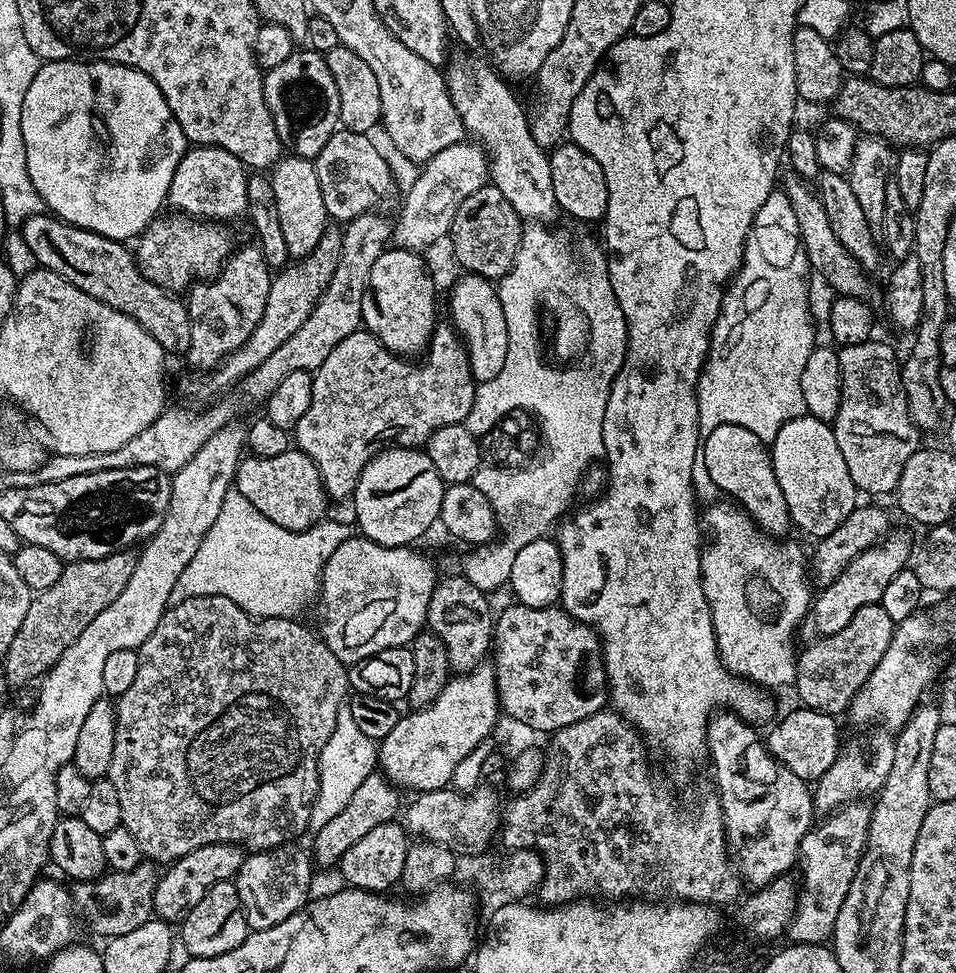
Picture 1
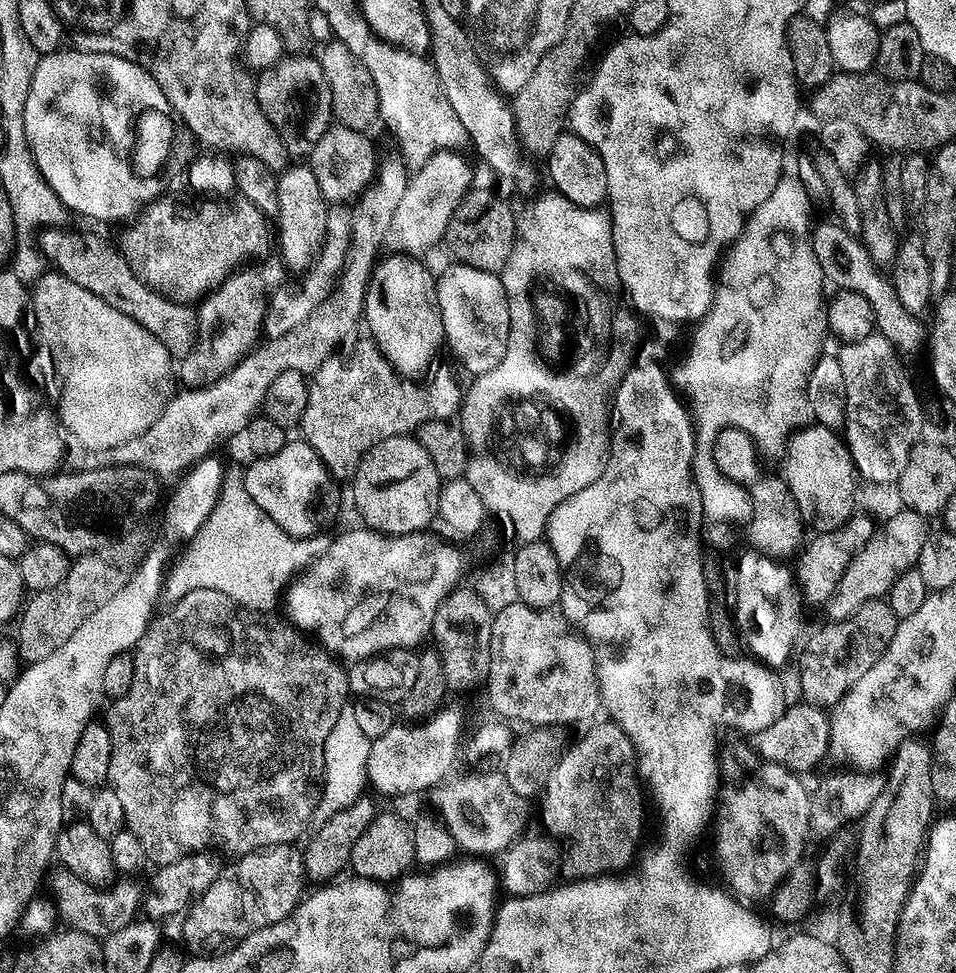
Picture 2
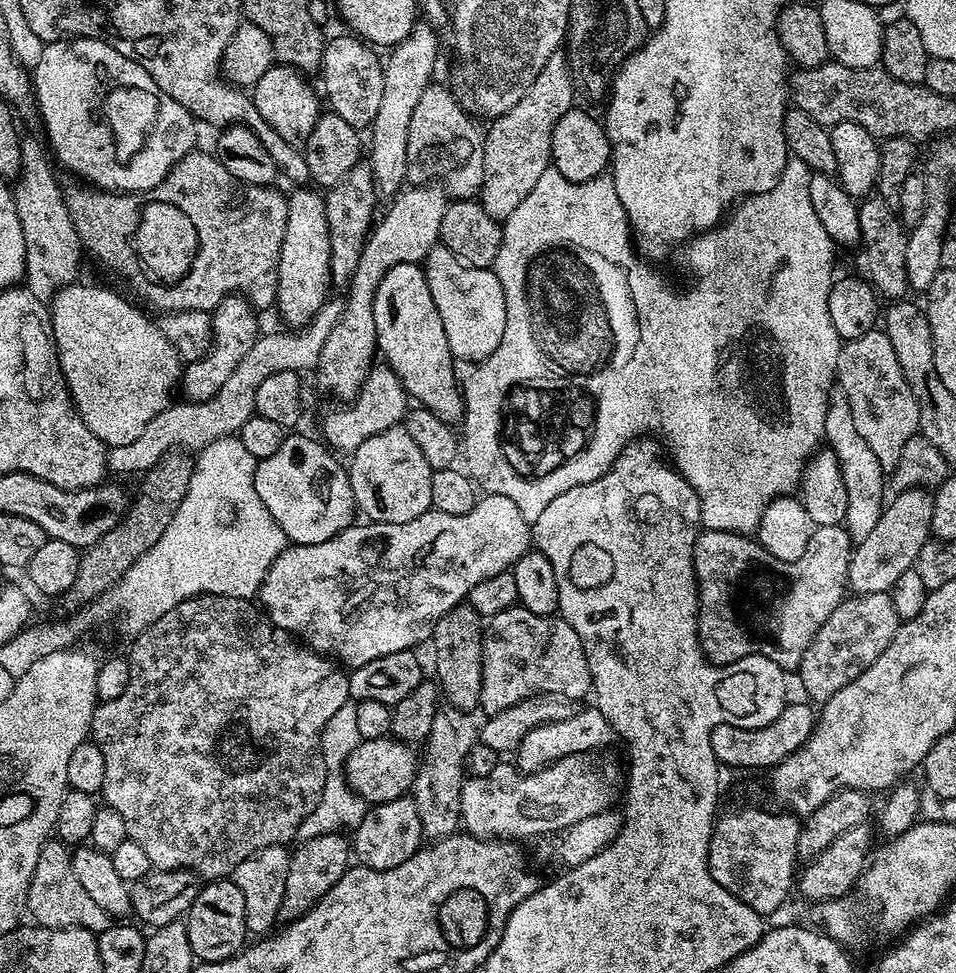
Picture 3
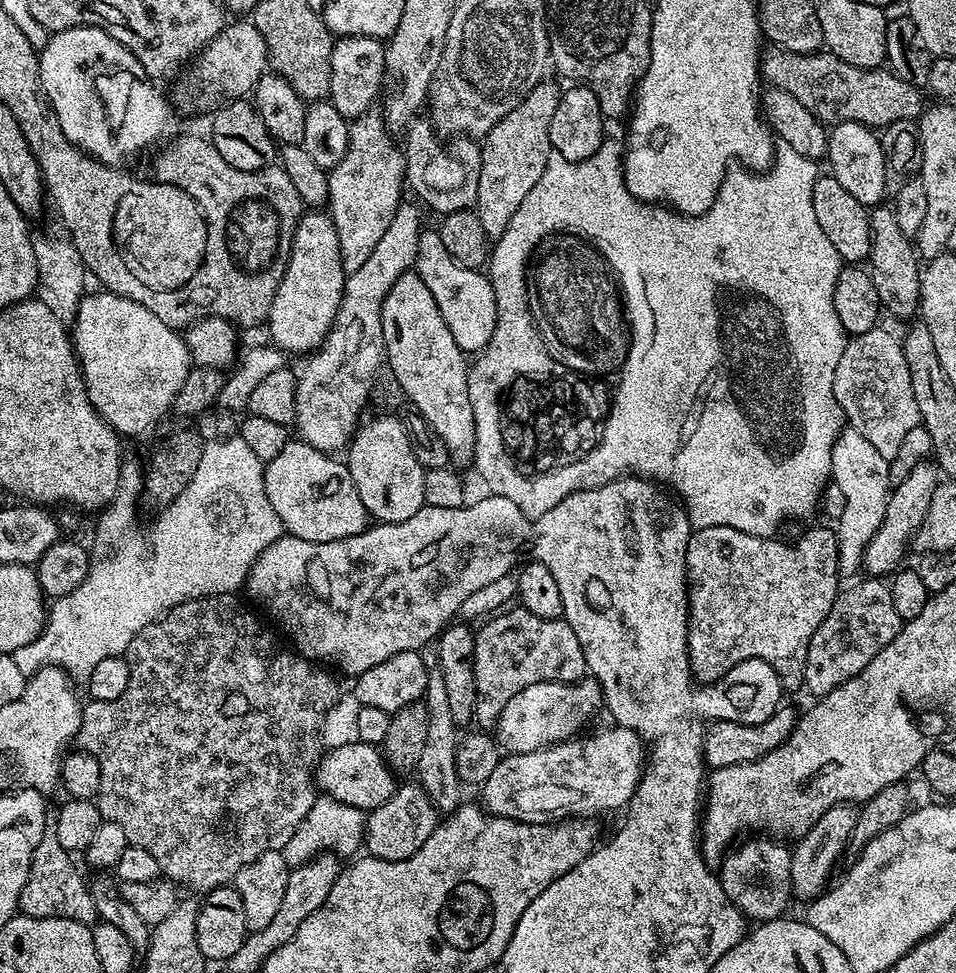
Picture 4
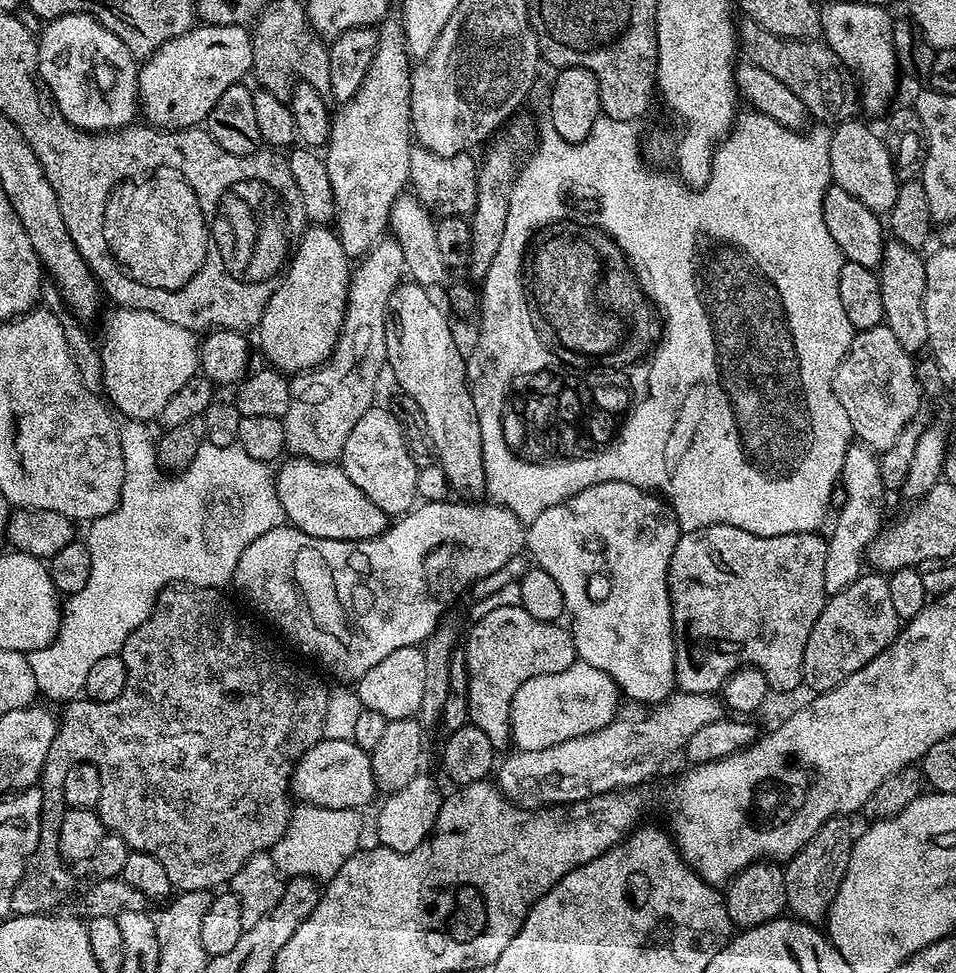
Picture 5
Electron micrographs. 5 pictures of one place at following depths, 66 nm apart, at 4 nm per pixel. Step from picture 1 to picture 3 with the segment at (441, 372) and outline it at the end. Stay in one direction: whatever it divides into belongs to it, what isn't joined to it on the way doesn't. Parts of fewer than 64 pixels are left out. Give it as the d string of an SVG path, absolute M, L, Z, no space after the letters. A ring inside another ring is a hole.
M376 366L369 372L364 385L360 387L360 393L352 400L336 407L340 408L332 408L324 416L322 440L329 449L337 453L350 454L358 450L358 446L362 446L366 438L374 438L374 434L380 434L382 430L397 427L410 411L410 397L391 368Z

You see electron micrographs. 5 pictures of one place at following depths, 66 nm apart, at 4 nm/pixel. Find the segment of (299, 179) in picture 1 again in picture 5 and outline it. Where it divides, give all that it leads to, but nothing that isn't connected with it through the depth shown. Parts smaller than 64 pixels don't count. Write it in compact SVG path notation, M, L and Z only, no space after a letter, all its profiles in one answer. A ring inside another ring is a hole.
M328 226L305 227L258 325L260 348L271 367L285 374L299 374L325 363L331 357L340 337L340 327L344 325L349 279L350 258L346 250L342 250L342 242L335 231Z

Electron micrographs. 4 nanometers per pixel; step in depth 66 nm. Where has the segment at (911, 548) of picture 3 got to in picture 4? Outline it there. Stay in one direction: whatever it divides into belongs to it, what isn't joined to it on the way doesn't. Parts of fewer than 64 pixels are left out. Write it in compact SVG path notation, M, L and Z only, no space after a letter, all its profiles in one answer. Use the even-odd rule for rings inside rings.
M926 459L918 466L914 466L914 470L910 470L910 474L906 474L906 478L902 478L902 482L895 485L888 493L886 514L882 518L882 526L878 526L874 538L870 538L870 546L866 546L864 551L863 571L869 577L887 577L889 574L895 573L905 563L904 551L910 548L910 541L920 528L920 520L916 518L912 520L912 508L923 509L928 505L937 483L937 466L931 459Z

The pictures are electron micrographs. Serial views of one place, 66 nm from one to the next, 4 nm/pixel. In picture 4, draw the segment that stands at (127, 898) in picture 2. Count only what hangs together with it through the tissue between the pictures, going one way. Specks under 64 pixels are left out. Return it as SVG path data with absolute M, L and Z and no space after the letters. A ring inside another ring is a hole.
M47 821L42 841L34 852L28 881L20 895L19 911L23 915L34 918L64 916L89 926L97 921L91 889L86 882L84 884L73 860L73 855L59 844L55 821Z

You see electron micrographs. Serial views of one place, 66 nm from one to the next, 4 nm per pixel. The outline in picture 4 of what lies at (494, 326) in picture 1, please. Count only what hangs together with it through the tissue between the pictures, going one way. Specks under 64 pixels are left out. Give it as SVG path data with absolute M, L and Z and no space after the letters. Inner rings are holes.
M435 229L421 231L414 271L429 287L430 294L434 295L434 300L460 348L468 354L483 349L489 342L497 318L492 282L487 275L479 269L462 267L457 263L443 245L439 231Z

